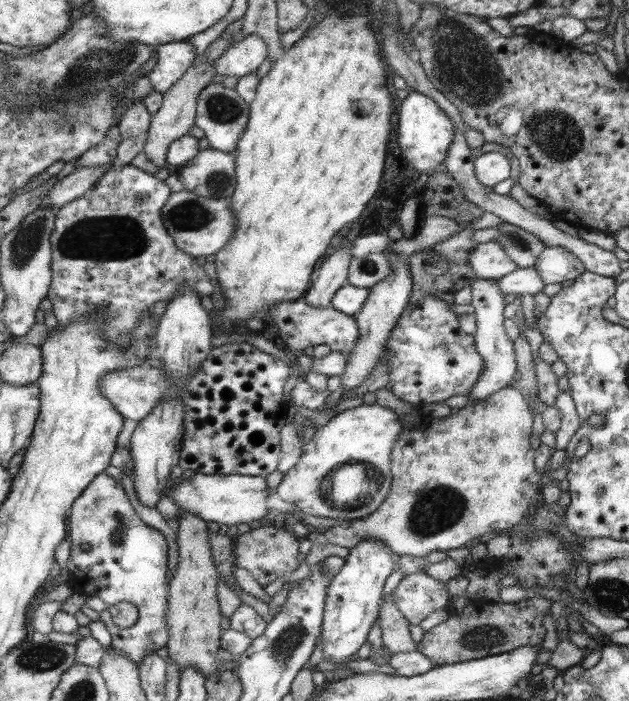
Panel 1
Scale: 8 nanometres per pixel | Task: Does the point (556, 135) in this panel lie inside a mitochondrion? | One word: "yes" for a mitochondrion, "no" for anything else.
yes

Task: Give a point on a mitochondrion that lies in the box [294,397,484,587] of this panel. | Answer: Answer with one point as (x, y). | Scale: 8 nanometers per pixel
(347, 487)

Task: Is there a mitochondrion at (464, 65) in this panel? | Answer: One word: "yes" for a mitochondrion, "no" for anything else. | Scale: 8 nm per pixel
yes

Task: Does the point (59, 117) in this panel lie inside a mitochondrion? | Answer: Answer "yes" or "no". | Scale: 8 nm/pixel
yes

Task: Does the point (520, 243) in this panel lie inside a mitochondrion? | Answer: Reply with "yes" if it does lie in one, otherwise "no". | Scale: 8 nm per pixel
yes

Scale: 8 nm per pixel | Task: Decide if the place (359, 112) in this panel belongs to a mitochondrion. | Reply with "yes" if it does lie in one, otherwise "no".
no

